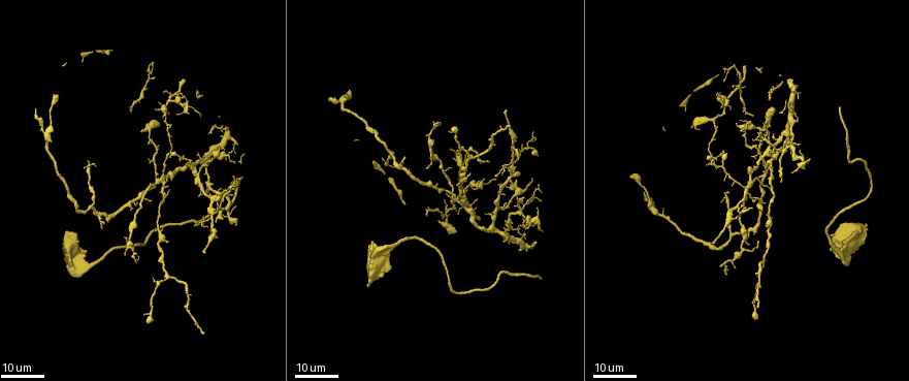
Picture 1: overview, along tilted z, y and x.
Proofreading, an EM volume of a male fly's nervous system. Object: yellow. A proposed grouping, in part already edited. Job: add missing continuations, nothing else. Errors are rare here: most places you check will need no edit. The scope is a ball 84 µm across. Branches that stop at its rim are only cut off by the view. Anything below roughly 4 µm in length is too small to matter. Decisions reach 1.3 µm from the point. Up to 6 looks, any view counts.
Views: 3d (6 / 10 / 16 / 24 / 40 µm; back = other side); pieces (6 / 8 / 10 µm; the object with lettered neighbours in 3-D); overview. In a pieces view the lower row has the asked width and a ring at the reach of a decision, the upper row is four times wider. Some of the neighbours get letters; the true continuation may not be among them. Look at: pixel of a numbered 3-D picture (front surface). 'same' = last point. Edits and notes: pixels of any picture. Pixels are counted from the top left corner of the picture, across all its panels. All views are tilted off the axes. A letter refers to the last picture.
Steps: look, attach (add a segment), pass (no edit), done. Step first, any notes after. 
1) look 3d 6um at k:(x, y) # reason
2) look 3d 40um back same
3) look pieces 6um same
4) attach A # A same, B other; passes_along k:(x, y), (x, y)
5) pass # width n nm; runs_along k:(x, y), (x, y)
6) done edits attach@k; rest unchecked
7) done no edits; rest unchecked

look 3d 24um at 1:(769, 100) # branch stops here

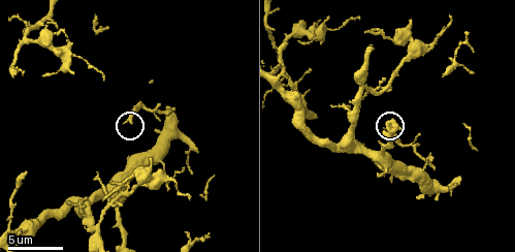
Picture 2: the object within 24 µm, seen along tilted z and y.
look pieces 8um at 2:(126, 121) # what lies round it

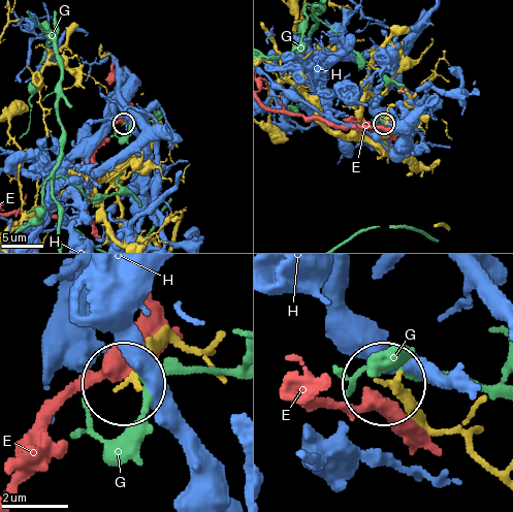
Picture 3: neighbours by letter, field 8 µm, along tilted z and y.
pass # E other, G other, H other; none of them fits

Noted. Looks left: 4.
look 3d 24um at 1:(142, 130) # branch stops here

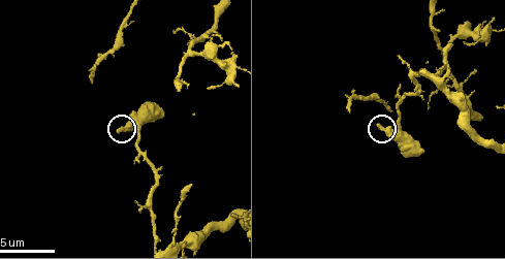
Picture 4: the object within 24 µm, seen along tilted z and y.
look pieces 8um at 4:(380, 128) # what lies round it

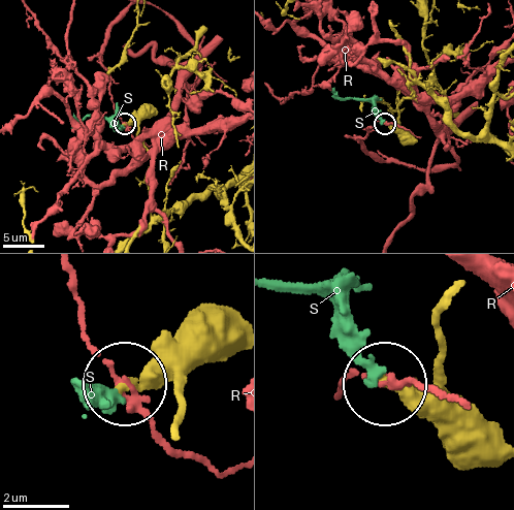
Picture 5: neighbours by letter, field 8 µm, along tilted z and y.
pass # R other, S other; no lettered segment goes on from it

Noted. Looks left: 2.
look 3d 16um at 1:(782, 182)

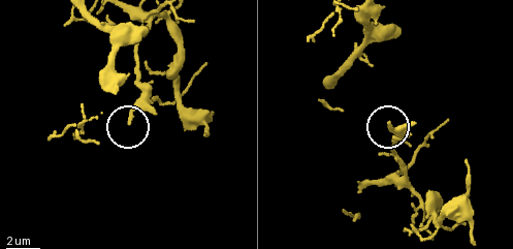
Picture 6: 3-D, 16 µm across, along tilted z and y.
look pieces 6um at 6:(391, 123)

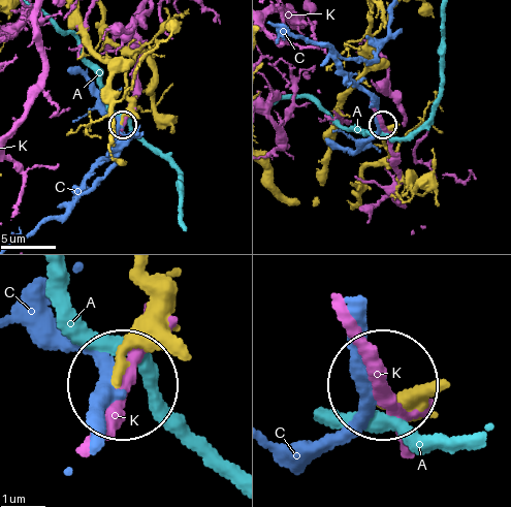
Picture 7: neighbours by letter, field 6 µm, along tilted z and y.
pass # width 210 nm; A other, C other, K other; runs_along 7:(138, 279), (150, 320), (120, 382); no lettered segment goes on from it

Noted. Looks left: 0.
done no edits; rest unchecked

